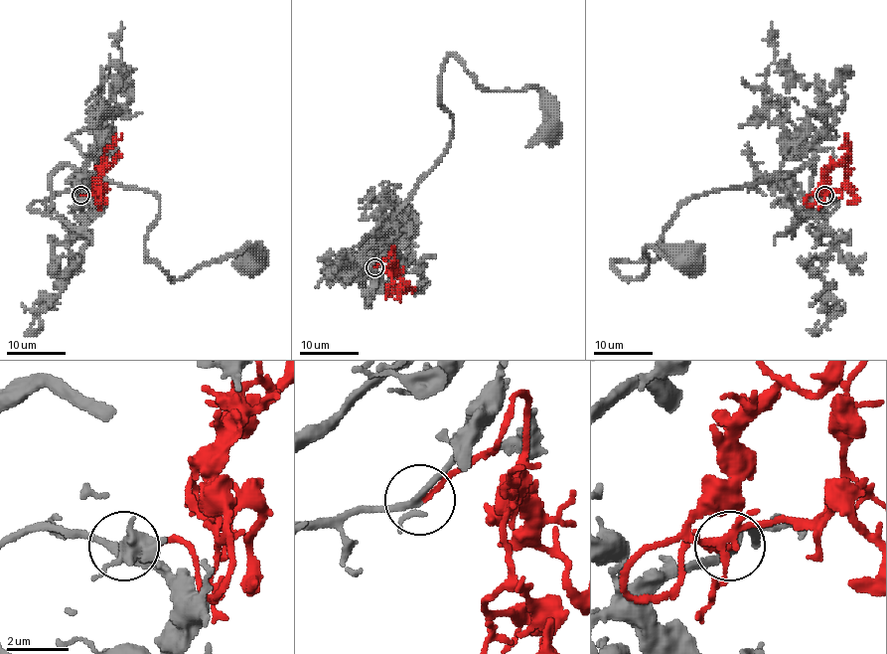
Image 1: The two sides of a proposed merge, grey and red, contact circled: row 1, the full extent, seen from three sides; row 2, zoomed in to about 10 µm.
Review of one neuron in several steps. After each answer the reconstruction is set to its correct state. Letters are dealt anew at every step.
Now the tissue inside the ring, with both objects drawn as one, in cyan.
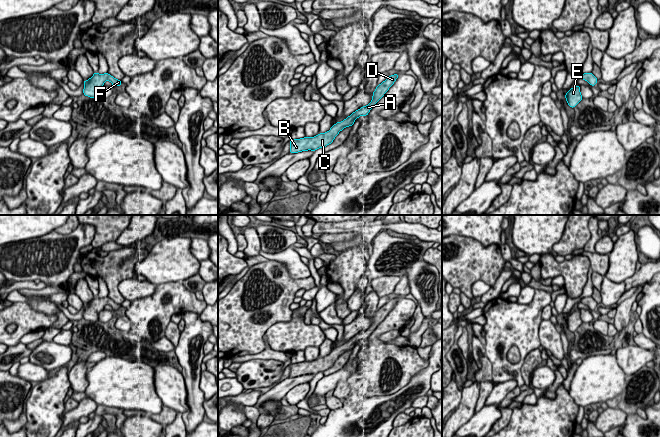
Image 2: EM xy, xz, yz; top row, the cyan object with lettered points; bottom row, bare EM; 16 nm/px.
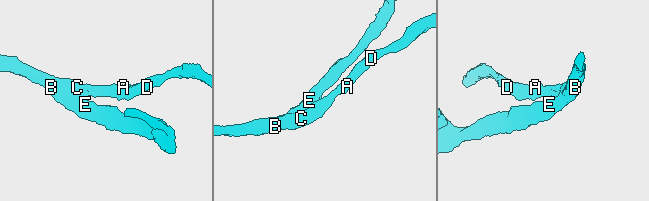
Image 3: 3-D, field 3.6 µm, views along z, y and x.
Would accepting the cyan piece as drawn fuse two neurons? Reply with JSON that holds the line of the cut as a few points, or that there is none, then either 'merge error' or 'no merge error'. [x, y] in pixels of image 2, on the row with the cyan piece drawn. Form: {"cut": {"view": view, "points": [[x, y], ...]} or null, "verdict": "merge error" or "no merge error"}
{"cut": null, "verdict": "no merge error"}

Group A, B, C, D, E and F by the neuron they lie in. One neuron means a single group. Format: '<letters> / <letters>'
A B C D E F

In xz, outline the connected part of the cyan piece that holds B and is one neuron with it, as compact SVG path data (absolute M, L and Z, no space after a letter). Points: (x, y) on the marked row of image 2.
M394 74L389 76L385 81L379 84L375 91L373 92L371 102L361 107L360 109L353 112L350 116L341 122L337 122L332 125L329 131L326 133L319 133L314 137L304 137L300 139L290 140L290 150L289 153L298 153L302 151L315 151L318 148L324 148L331 144L335 137L342 131L345 127L352 126L357 118L361 115L367 116L371 109L376 105L376 103L385 95L389 88L394 84L399 74Z

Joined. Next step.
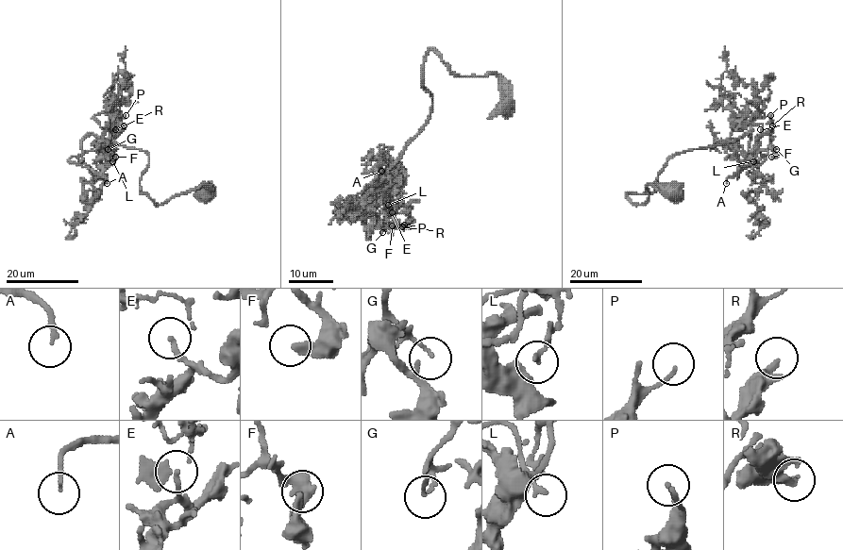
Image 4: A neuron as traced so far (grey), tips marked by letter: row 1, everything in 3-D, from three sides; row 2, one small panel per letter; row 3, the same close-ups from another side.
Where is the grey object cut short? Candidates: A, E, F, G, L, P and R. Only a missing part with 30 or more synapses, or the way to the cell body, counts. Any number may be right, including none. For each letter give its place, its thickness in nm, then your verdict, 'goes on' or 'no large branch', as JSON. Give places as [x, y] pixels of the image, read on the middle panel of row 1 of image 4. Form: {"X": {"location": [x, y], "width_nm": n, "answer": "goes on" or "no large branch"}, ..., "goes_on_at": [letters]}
{"A": {"location": [381, 171], "width_nm": 150, "answer": "goes on"}, "E": {"location": [392, 212], "width_nm": 110, "answer": "no large branch"}, "F": {"location": [392, 225], "width_nm": 280, "answer": "no large branch"}, "G": {"location": [382, 232], "width_nm": 100, "answer": "no large branch"}, "L": {"location": [388, 205], "width_nm": 110, "answer": "no large branch"}, "P": {"location": [404, 224], "width_nm": 110, "answer": "no large branch"}, "R": {"location": [402, 226], "width_nm": 170, "answer": "no large branch"}, "goes_on_at": ["A"]}

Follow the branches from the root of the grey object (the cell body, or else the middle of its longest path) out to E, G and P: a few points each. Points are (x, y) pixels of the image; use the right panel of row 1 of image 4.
E: (673, 192), (627, 196), (651, 193), (687, 150), (727, 141), (740, 162), (760, 129)
G: (673, 192), (627, 196), (651, 193), (687, 150), (727, 141), (740, 162), (776, 149)
P: (673, 192), (627, 196), (651, 193), (676, 154), (767, 149), (770, 115)

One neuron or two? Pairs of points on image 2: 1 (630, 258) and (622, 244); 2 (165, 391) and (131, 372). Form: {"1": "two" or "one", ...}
{"1": "one", "2": "two"}

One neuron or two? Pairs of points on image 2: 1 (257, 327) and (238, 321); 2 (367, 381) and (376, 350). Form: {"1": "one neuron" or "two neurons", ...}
{"1": "one neuron", "2": "one neuron"}

